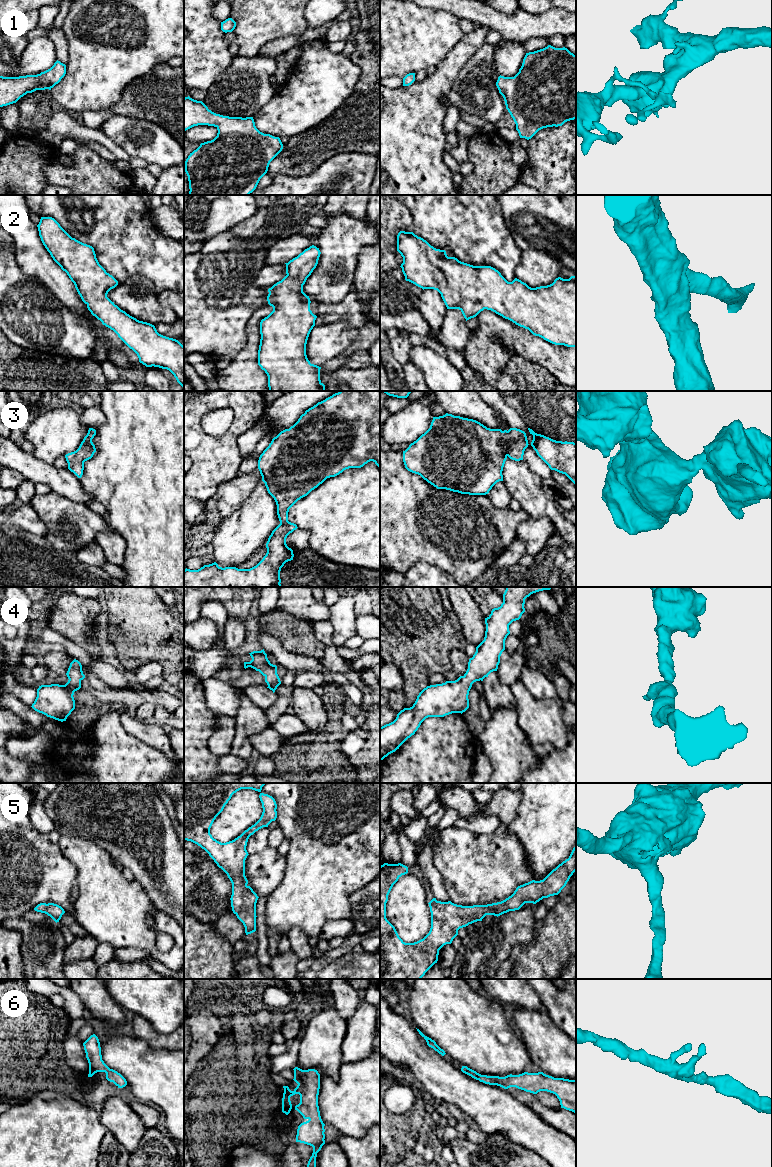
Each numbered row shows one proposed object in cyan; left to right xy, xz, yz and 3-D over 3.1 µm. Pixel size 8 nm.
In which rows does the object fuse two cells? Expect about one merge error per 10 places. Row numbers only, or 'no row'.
no row

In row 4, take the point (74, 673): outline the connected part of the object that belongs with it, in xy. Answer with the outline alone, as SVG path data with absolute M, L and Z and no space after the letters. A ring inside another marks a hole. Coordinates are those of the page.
M74 659L66 673L68 682L65 685L41 685L37 689L37 697L32 708L47 717L58 721L66 721L75 709L74 692L81 688L81 681L85 678L81 663Z

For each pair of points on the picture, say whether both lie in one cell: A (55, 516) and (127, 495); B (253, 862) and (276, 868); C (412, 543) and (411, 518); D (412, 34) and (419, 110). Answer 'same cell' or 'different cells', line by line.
A: different cells
B: same cell
C: same cell
D: different cells

